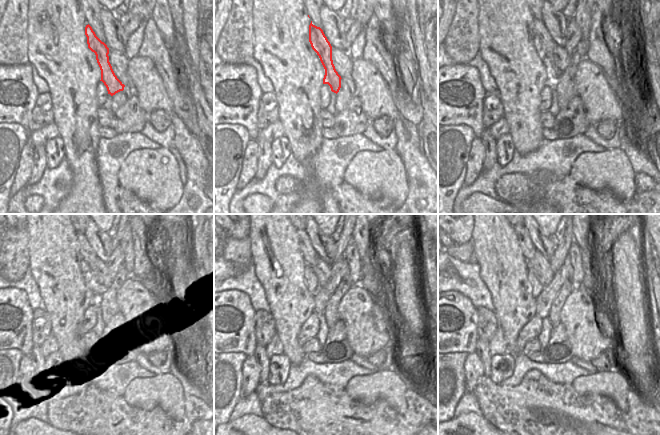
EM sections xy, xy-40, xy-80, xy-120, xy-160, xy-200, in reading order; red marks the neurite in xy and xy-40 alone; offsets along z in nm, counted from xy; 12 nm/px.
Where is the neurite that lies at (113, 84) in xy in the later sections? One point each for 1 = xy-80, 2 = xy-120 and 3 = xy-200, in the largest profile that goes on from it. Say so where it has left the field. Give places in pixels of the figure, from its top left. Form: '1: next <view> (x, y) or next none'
1: next xy-80 (542, 41)
2: next xy-120 (89, 257)
3: next xy-200 (526, 244)

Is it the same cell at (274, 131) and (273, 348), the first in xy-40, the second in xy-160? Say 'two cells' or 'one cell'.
one cell

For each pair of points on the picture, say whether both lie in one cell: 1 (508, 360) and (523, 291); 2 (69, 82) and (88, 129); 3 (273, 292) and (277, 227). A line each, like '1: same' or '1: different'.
1: different
2: same
3: same

